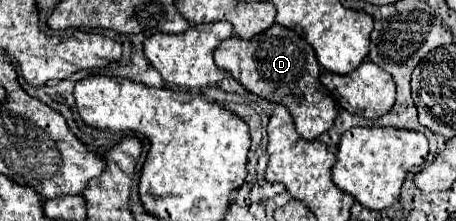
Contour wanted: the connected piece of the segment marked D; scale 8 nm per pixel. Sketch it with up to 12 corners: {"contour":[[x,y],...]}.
{"contour":[[273,24],[215,50],[249,92],[287,106],[301,138],[339,108],[313,46]]}

